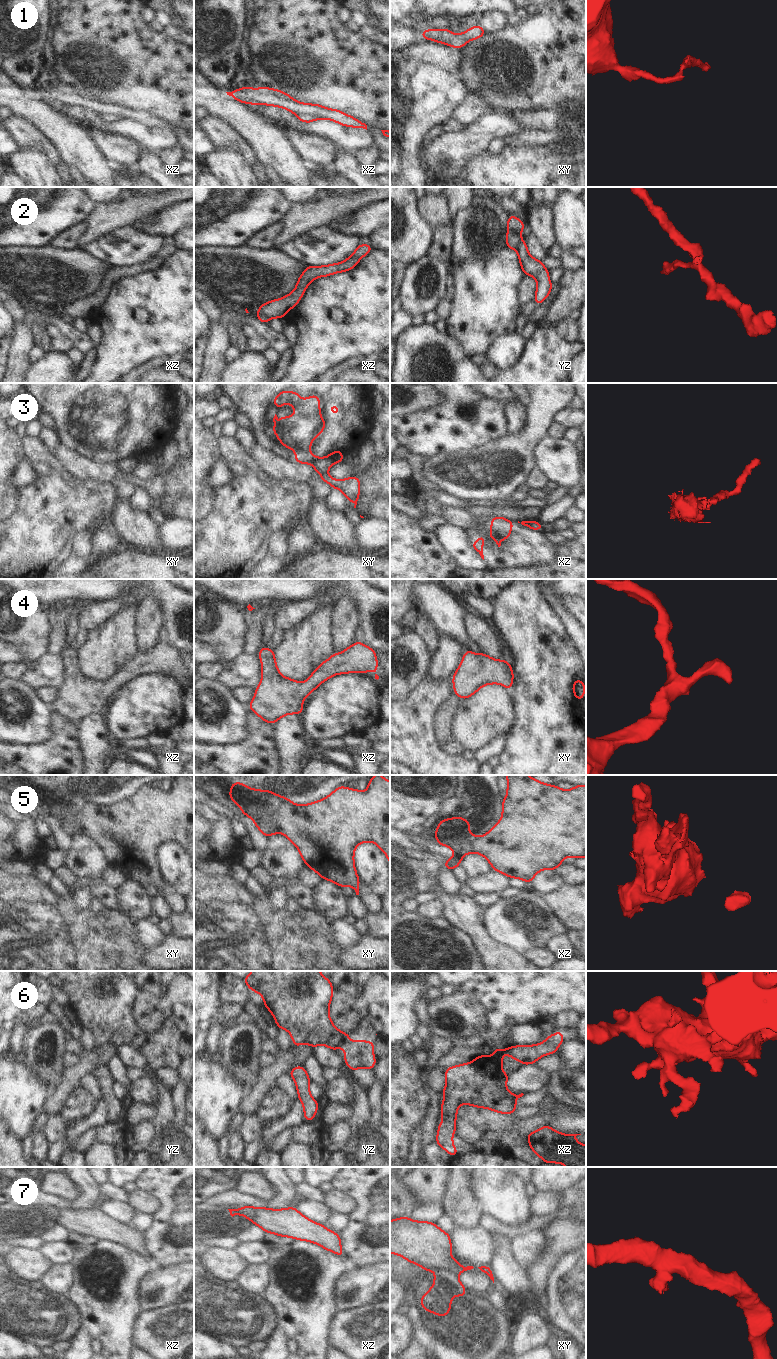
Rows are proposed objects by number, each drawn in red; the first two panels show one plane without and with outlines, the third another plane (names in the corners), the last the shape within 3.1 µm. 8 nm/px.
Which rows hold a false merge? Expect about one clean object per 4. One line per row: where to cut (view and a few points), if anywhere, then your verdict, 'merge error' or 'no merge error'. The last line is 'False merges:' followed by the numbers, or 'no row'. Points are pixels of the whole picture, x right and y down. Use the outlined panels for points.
1: cut none; no merge error
2: cut xz (257, 315), (269, 318); merge error
3: cut xy (342, 455), (329, 457); merge error
4: cut none; no merge error
5: cut xy (291, 802), (284, 802), (279, 807), (276, 818), (277, 831); merge error
6: cut none; no merge error
7: cut xy (436, 1270), (449, 1269), (457, 1274); merge error
False merges: 2, 3, 5, 7

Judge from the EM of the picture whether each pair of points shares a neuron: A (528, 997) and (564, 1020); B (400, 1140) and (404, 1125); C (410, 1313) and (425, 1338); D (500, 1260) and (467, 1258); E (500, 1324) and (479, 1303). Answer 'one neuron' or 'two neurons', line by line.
A: two neurons
B: one neuron
C: one neuron
D: two neurons
E: one neuron

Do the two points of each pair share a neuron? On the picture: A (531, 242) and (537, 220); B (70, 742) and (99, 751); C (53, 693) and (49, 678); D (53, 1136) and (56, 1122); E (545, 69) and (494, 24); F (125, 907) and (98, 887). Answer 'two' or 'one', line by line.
A: two
B: two
C: two
D: one
E: two
F: two

